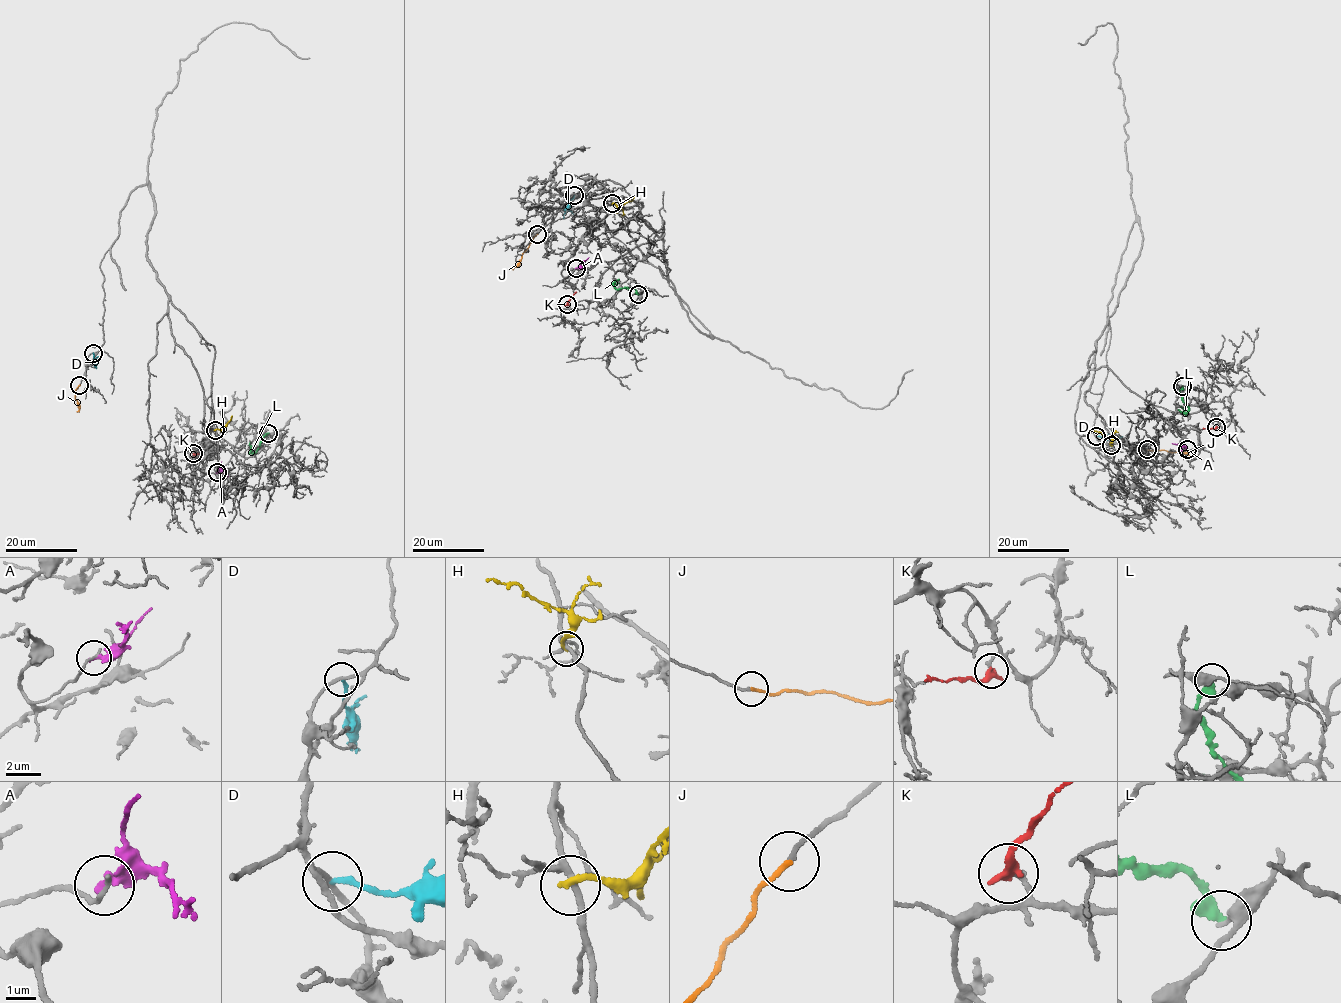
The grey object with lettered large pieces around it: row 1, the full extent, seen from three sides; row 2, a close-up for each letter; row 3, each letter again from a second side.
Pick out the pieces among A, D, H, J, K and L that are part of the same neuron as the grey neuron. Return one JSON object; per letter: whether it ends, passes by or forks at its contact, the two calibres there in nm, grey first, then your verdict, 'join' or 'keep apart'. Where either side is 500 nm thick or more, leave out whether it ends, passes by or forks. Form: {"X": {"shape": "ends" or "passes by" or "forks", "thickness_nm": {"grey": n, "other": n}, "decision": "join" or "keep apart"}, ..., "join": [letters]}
{"A": {"shape": "ends", "thickness_nm": {"grey": 140, "other": 320}, "decision": "keep apart"}, "D": {"shape": "ends", "thickness_nm": {"grey": 170, "other": 180}, "decision": "keep apart"}, "H": {"shape": "ends", "thickness_nm": {"grey": 190, "other": 220}, "decision": "keep apart"}, "J": {"shape": "ends", "thickness_nm": {"grey": 130, "other": 170}, "decision": "join"}, "K": {"shape": "ends", "thickness_nm": {"grey": 180, "other": 360}, "decision": "keep apart"}, "L": {"shape": "ends", "thickness_nm": {"grey": 220, "other": 340}, "decision": "keep apart"}, "join": ["J"]}

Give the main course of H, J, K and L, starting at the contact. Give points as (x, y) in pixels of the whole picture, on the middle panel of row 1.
H: (612, 203), (620, 206), (636, 195)
J: (537, 234), (522, 255), (520, 265), (513, 269)
K: (567, 304), (576, 292)
L: (638, 294), (634, 289), (617, 289), (613, 284), (619, 283)

